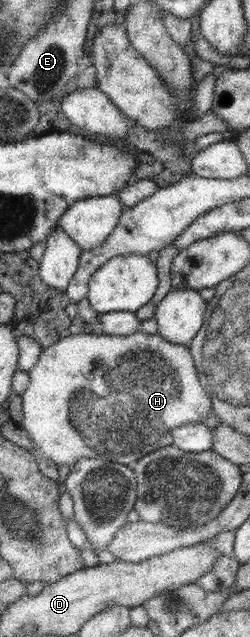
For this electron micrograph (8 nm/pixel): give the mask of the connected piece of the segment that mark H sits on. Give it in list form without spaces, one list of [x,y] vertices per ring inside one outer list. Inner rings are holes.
[[[94,330],[85,333],[61,338],[51,346],[44,347],[39,362],[28,372],[30,376],[29,386],[21,395],[24,412],[24,419],[19,426],[25,429],[37,448],[33,448],[33,454],[52,460],[57,466],[67,464],[72,467],[81,458],[105,458],[110,462],[117,462],[133,468],[134,465],[147,454],[158,450],[161,447],[172,444],[172,430],[181,424],[205,421],[212,414],[212,400],[208,391],[201,386],[200,376],[197,374],[196,364],[191,351],[186,345],[169,342],[158,333],[144,334],[142,331],[135,331],[129,336],[115,336],[98,333]]]

